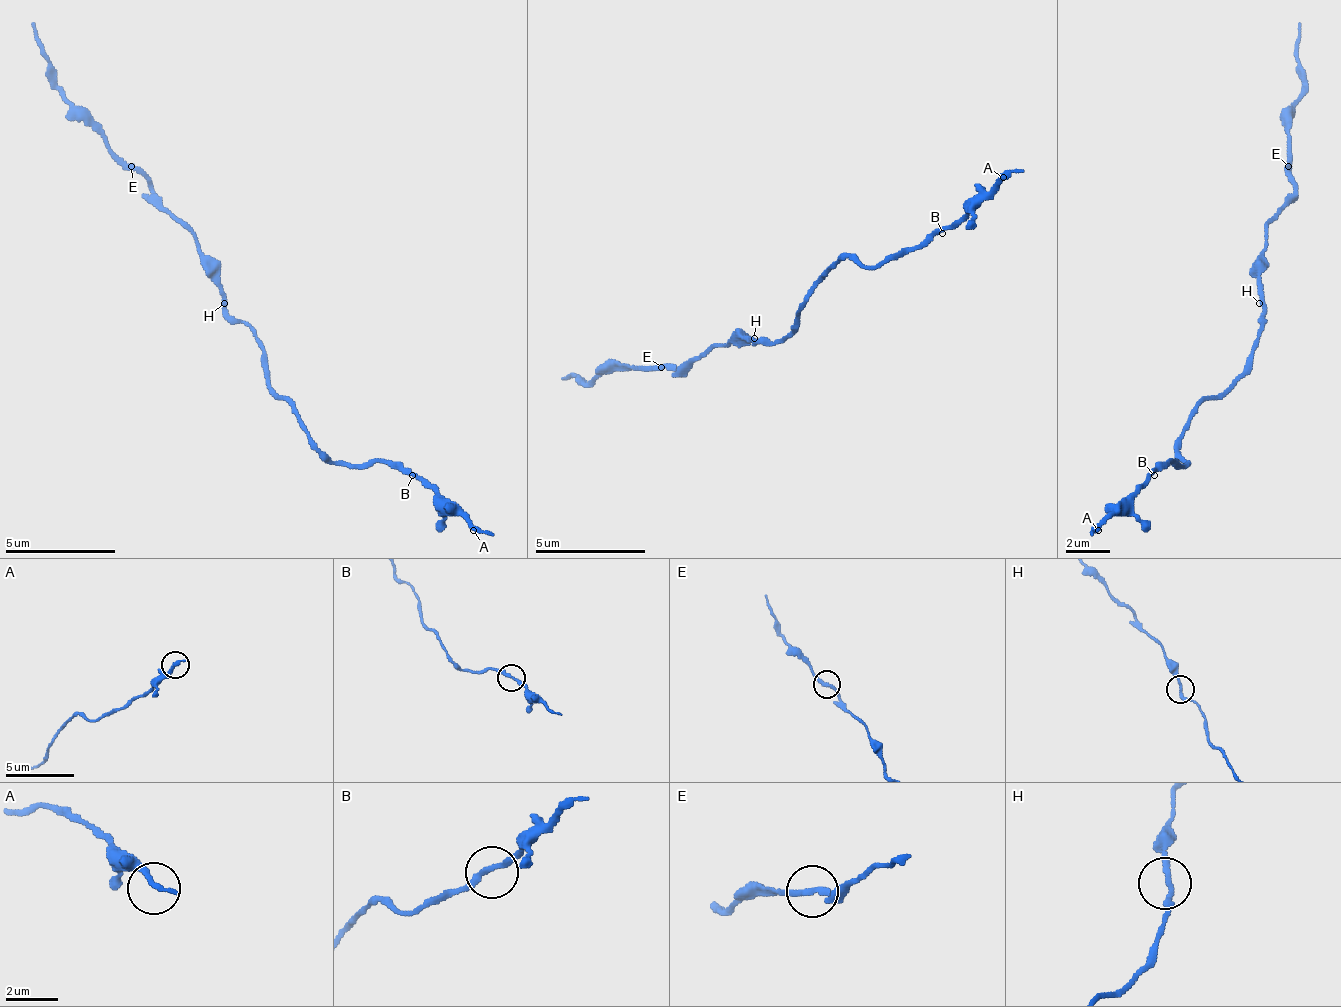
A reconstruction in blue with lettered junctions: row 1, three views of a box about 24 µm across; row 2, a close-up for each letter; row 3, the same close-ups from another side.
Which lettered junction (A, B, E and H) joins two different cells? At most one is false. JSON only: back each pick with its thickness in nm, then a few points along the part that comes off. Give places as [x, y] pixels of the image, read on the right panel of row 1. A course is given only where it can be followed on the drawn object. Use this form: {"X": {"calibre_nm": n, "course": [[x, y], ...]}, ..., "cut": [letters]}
{"E": {"calibre_nm": 240, "course": [[1287, 165], [1287, 110], [1303, 93], [1298, 21]]}, "cut": ["E"]}

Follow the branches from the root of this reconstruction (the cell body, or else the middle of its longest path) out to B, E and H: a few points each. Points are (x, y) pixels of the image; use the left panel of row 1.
B: (251, 331), (263, 353), (263, 370), (268, 381), (296, 409), (318, 453), (334, 464), (395, 464), (412, 475)
E: (251, 331), (224, 303), (218, 265), (163, 204), (163, 198), (130, 165)
H: (251, 331), (224, 303)

